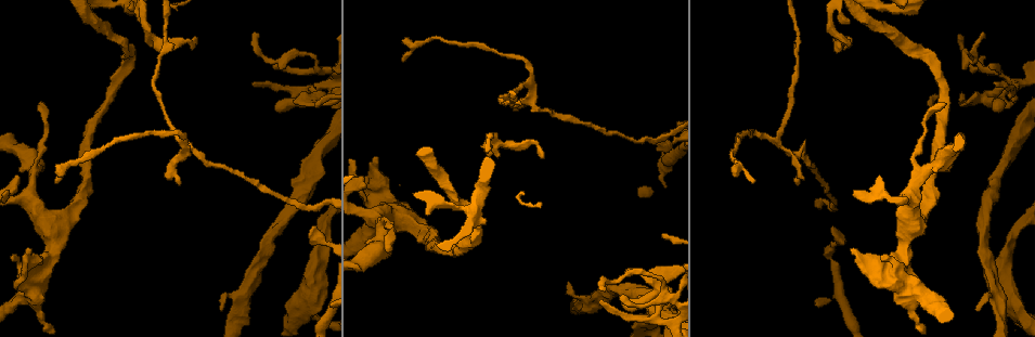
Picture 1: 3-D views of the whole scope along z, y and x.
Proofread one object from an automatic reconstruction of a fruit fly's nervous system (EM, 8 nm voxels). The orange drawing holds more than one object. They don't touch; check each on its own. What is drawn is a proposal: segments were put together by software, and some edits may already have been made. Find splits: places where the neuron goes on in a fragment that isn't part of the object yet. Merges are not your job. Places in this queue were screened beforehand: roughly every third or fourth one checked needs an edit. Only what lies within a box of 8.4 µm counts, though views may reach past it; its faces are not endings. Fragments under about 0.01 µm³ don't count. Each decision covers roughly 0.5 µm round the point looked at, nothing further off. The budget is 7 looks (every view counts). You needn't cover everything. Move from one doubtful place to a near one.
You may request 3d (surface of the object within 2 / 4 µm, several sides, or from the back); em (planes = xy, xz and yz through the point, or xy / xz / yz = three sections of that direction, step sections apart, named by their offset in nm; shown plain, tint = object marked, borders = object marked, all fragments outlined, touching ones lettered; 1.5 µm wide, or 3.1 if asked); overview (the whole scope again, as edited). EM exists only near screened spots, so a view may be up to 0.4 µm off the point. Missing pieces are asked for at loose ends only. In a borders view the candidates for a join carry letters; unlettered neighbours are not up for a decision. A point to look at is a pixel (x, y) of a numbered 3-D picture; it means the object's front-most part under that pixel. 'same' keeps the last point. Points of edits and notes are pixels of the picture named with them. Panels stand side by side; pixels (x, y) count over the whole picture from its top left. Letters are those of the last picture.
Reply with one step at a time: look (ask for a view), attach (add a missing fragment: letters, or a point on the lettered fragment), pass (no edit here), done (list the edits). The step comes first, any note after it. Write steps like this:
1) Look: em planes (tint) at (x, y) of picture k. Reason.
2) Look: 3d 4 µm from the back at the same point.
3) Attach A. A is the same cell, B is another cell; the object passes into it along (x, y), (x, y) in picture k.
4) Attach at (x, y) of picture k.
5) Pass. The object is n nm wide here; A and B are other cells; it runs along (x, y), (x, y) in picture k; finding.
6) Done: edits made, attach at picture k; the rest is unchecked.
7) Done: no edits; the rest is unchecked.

Look: 3d 2 µm at (55, 180) of picture 1. Thin end.

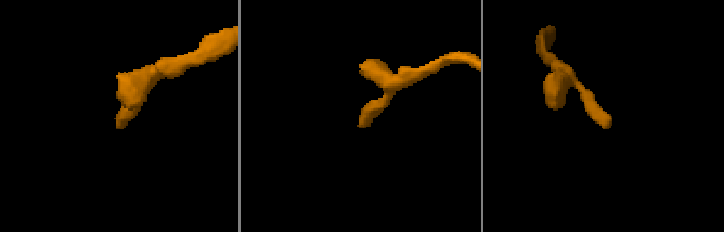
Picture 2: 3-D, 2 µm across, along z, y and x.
Look: em planes (borders) at (116, 119) of picture 2.

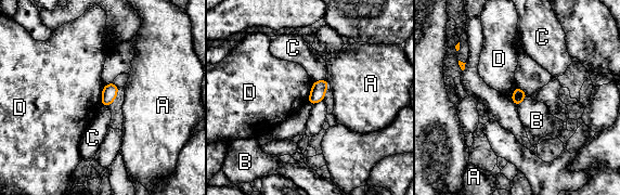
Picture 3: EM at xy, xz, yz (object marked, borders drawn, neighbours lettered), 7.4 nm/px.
Pass. A, B, C and D are other cells; a border runs along (104, 86), (101, 104) in picture 3; none of them fits.

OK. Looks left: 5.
Look: 3d 4 µm at (179, 182) of picture 1. Free end.

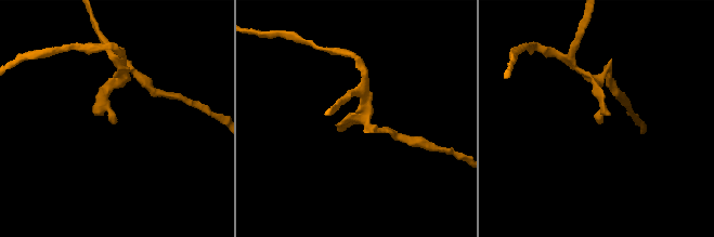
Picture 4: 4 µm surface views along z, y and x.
Look: em planes (borders) at (599, 123) of picture 4.

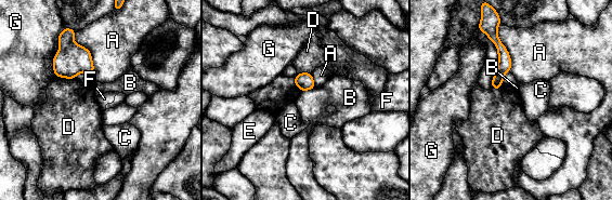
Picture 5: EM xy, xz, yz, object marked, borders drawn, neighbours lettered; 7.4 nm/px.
Pass. A, B, C, D, E, F and G are other cells; it runs along (491, 35), (503, 52), (496, 87) in picture 5; none of them fits.

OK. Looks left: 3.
Look: 3d 4 µm at (386, 250) of picture 1. Tapers out.

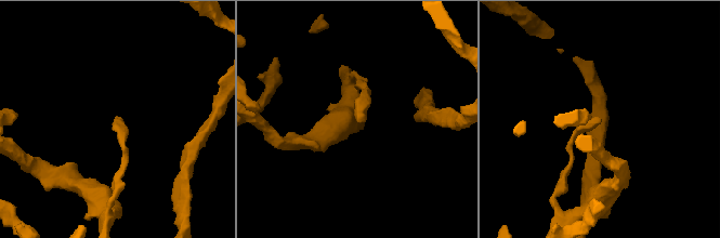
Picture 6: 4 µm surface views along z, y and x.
Look: em planes (plain) at (600, 119) of picture 6.

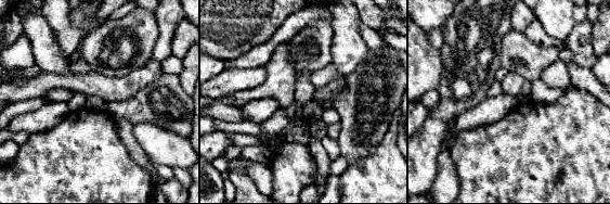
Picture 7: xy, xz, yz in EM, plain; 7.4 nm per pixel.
Look: em planes (borders) at the same point. What lies round it.

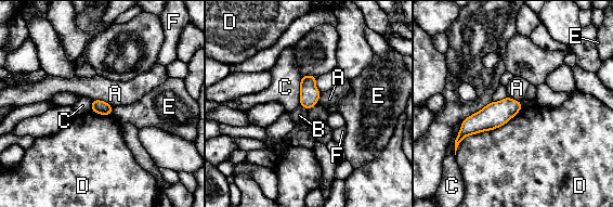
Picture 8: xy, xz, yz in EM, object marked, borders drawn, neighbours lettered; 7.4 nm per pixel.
Pass. A, B, C, D, E and F are other cells; it runs along (518, 104), (471, 125), (460, 136) in picture 8; no lettered fragment goes on from it.

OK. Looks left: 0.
Done: no edits; the rest is unchecked.

